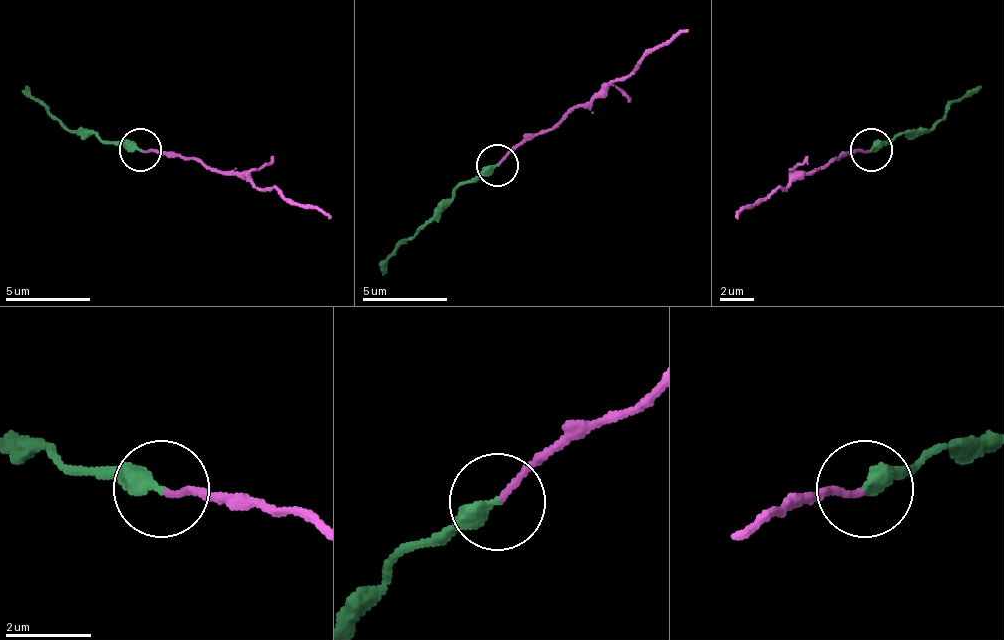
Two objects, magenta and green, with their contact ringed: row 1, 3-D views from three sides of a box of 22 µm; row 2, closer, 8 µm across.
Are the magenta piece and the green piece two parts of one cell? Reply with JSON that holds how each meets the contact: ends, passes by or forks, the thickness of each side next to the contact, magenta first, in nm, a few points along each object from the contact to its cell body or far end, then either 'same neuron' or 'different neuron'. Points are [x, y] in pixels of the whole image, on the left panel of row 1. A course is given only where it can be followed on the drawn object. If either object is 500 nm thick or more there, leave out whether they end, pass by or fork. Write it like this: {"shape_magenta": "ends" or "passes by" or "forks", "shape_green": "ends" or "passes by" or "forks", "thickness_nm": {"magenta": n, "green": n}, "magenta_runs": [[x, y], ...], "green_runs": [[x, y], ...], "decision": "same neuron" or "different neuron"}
{"shape_magenta": "ends", "shape_green": "ends", "thickness_nm": {"magenta": 130, "green": 400}, "magenta_runs": [[141, 148], [196, 157], [213, 169], [243, 169], [294, 203], [332, 216]], "green_runs": [[141, 148], [111, 144], [69, 131], [31, 93], [27, 85]], "decision": "different neuron"}

